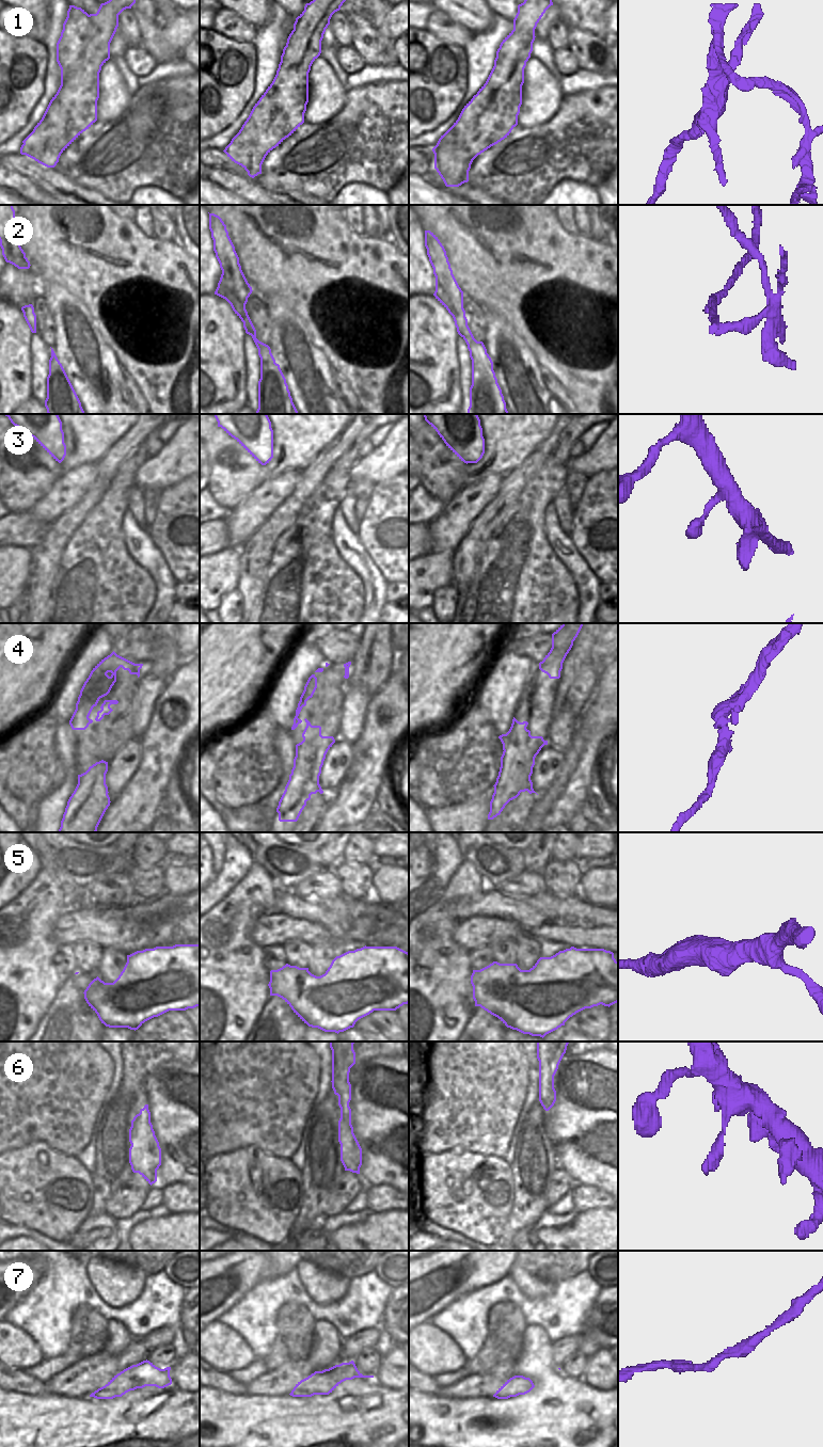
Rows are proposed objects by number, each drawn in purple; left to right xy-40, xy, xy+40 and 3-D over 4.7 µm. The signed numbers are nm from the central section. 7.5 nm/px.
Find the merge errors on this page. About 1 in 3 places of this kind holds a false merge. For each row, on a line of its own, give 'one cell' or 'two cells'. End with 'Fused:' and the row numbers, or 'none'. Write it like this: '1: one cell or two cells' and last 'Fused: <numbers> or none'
1: two cells
2: two cells
3: one cell
4: two cells
5: one cell
6: one cell
7: one cell
Fused: 1, 2, 4

